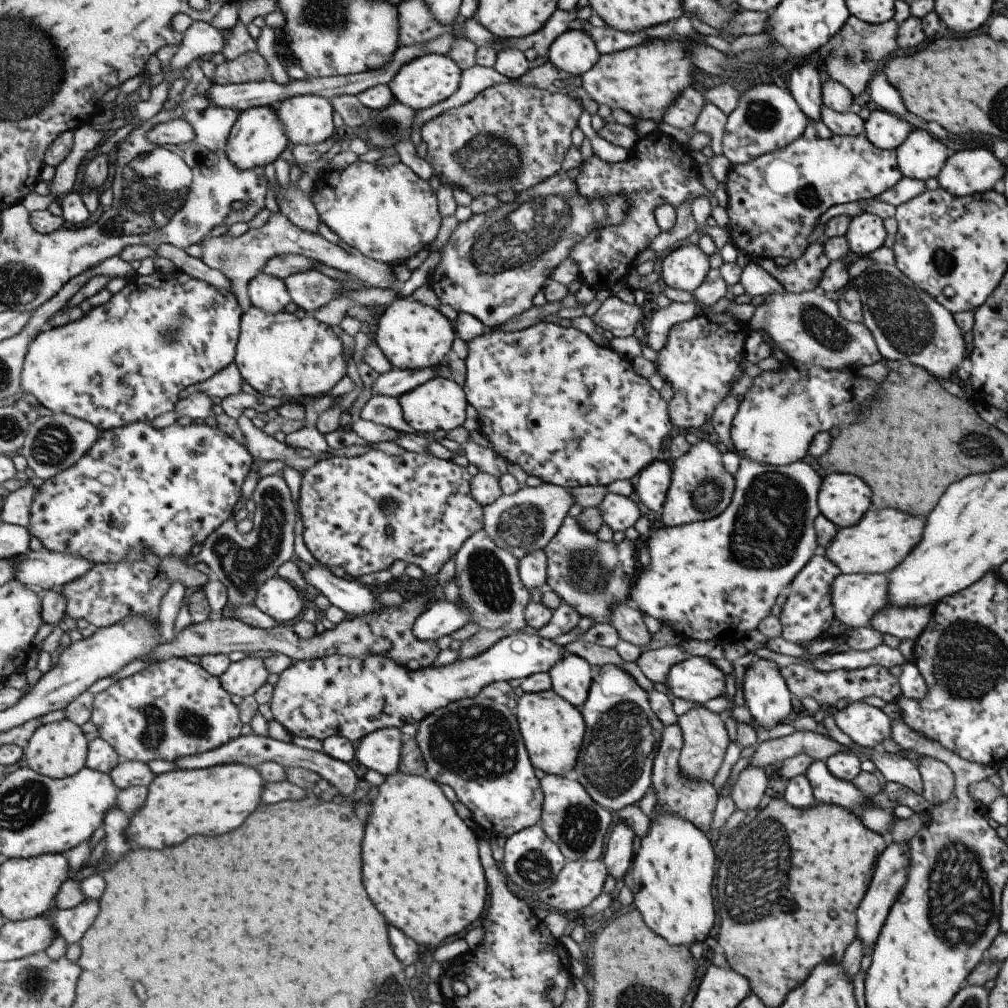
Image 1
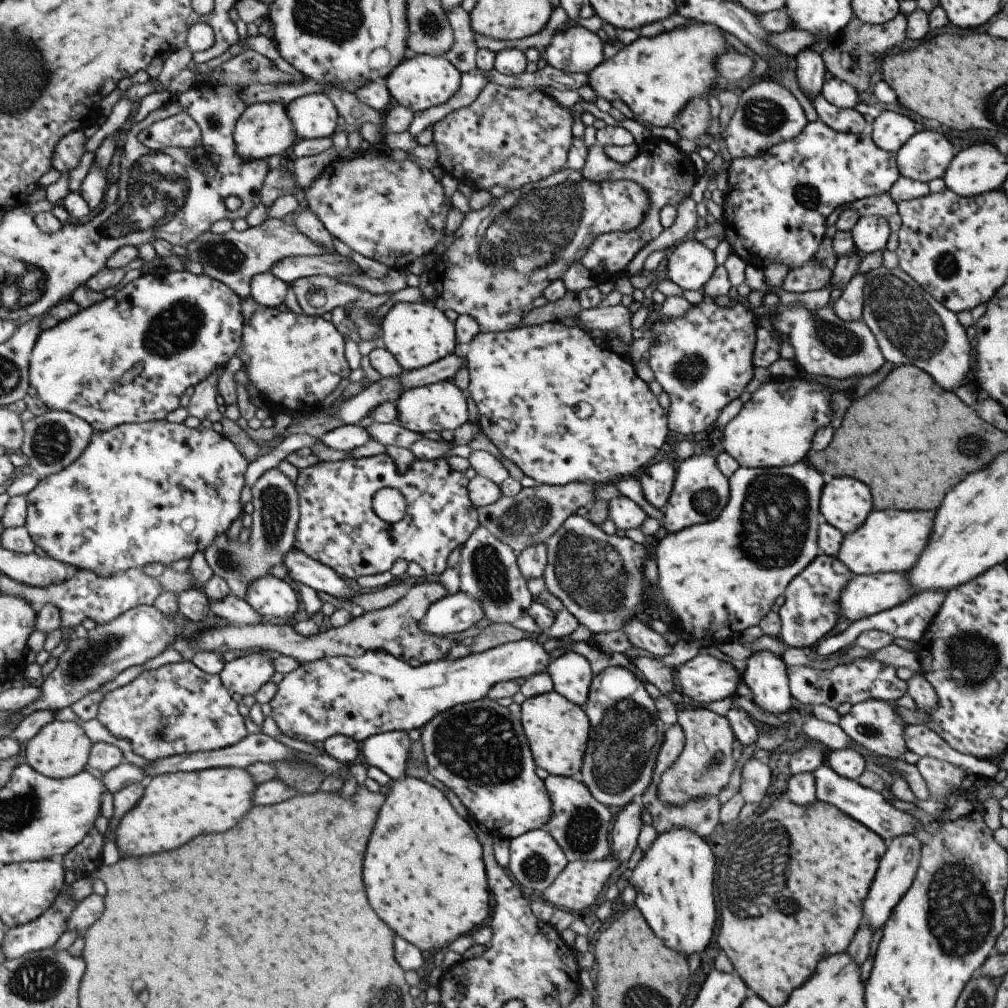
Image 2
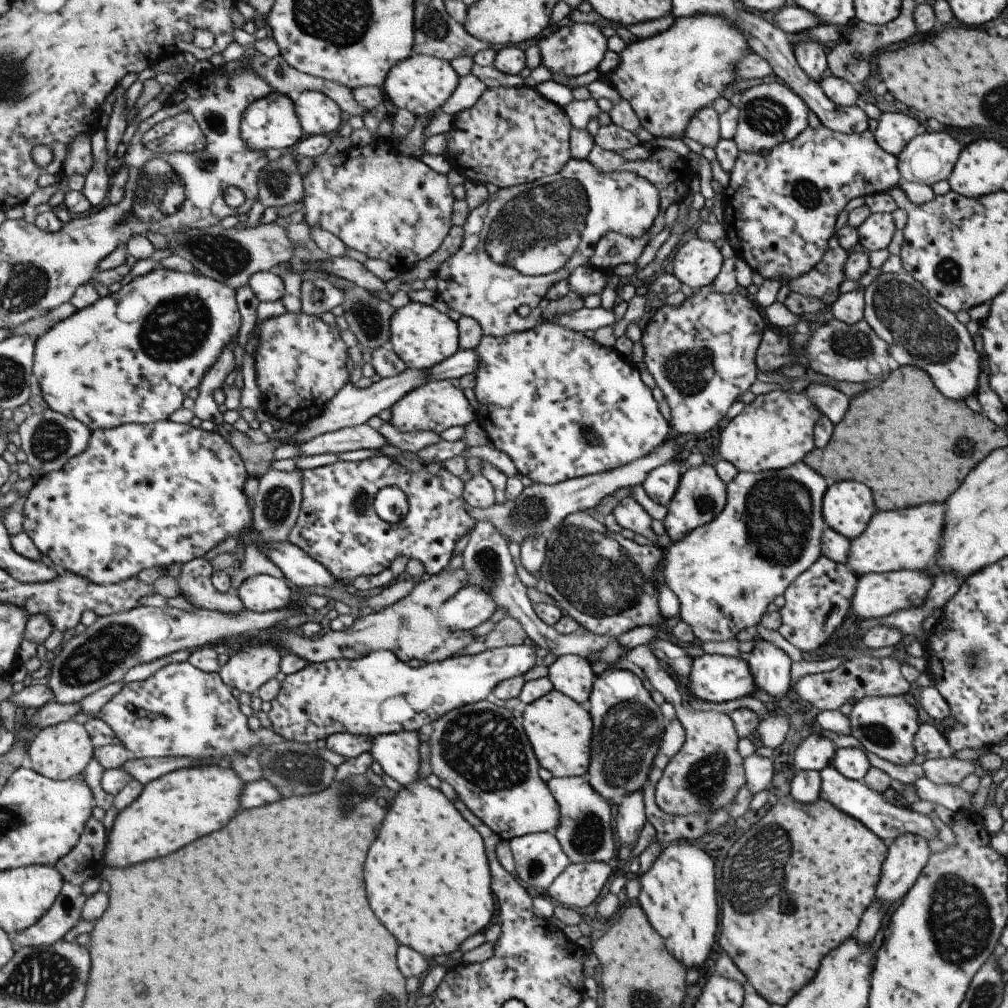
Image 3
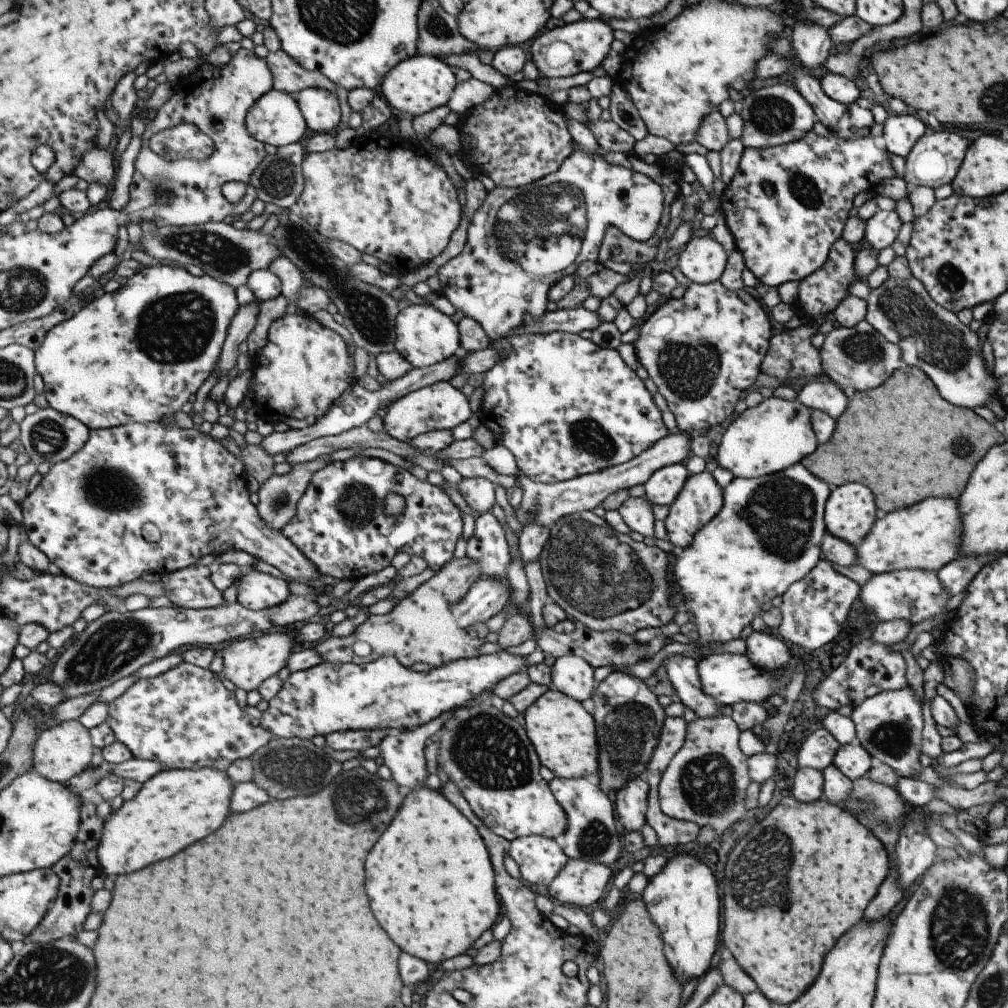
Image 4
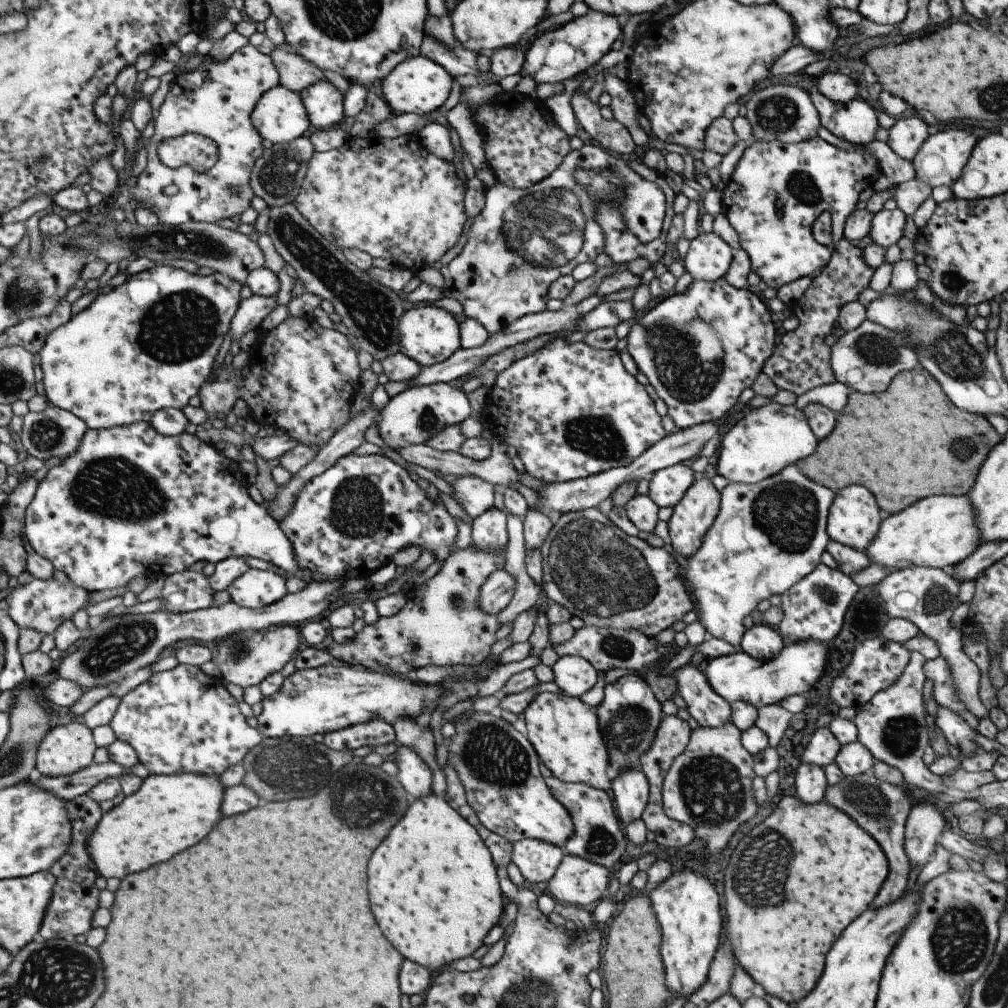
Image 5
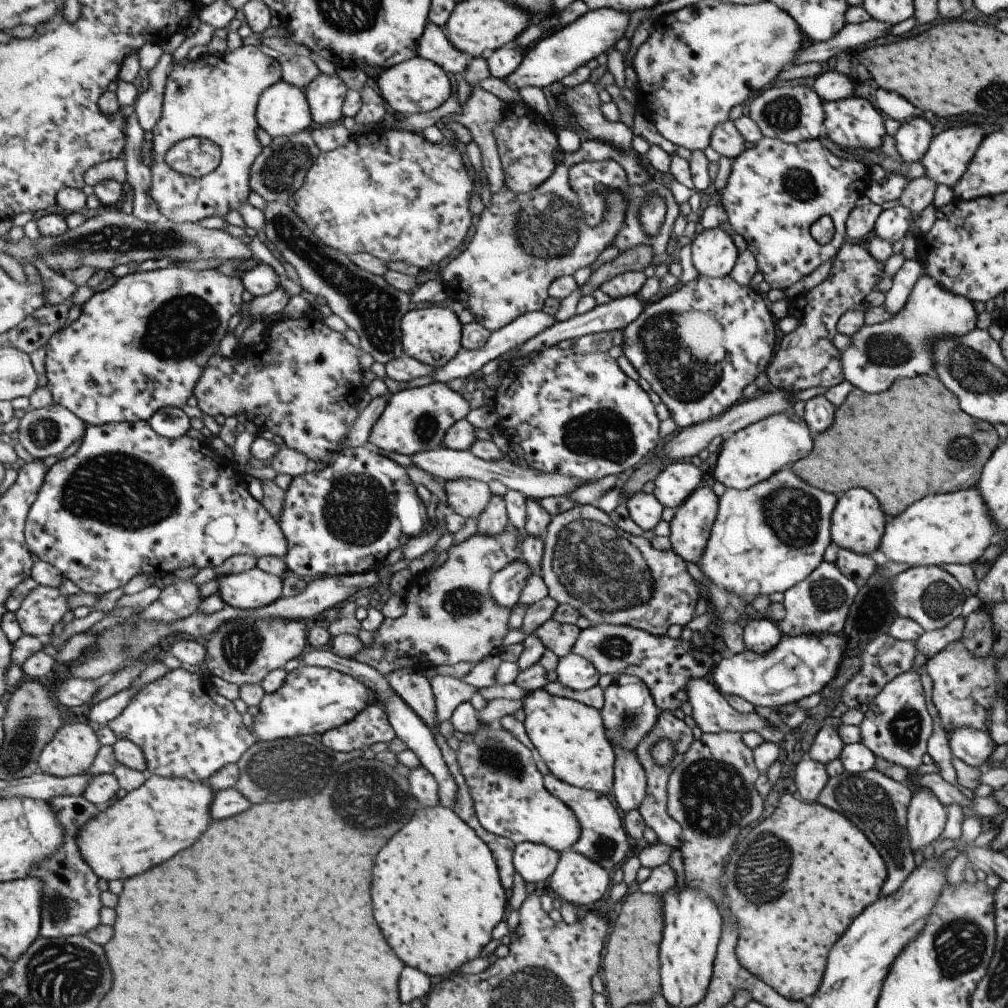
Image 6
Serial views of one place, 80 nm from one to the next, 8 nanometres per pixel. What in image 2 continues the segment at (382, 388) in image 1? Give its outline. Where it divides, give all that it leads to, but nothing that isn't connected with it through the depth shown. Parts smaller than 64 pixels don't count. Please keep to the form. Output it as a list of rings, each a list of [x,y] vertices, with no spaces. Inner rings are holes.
[[[455,353],[440,358],[437,362],[428,364],[420,369],[404,371],[398,381],[405,389],[425,386],[444,380],[453,380],[453,375],[459,368],[465,367],[466,360]]]

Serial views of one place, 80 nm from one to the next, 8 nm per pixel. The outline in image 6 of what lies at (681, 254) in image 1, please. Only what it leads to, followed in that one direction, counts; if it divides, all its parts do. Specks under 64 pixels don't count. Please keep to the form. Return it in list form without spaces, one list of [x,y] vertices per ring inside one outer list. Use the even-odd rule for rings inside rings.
[[[718,227],[699,232],[690,246],[693,268],[705,278],[728,276],[737,259],[731,236]]]

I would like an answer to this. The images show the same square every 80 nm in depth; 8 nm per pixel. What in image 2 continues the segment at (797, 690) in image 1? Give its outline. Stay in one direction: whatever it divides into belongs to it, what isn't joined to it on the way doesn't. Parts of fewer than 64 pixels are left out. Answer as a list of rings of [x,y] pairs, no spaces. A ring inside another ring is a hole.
[[[866,659],[841,663],[830,669],[792,666],[786,668],[788,687],[793,697],[806,705],[825,705],[836,709],[841,702],[854,705],[867,699],[897,700],[906,692],[906,682],[895,675],[896,667],[887,663]]]

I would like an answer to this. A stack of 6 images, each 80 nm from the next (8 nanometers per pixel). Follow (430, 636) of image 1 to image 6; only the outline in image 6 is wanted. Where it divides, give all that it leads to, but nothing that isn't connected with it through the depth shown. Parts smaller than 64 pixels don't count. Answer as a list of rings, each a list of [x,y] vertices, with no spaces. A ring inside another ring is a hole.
[[[522,559],[509,562],[502,570],[495,572],[489,582],[489,598],[493,604],[507,609],[514,606],[529,575],[531,570]]]

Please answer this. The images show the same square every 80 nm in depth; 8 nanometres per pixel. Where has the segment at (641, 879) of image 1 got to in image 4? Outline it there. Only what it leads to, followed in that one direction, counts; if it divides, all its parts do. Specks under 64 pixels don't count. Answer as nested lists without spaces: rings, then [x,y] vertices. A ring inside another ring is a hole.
[[[678,854],[652,878],[648,879],[641,900],[650,919],[659,928],[663,956],[675,980],[683,985],[687,980],[699,980],[708,970],[719,934],[719,898],[711,870],[694,856]]]

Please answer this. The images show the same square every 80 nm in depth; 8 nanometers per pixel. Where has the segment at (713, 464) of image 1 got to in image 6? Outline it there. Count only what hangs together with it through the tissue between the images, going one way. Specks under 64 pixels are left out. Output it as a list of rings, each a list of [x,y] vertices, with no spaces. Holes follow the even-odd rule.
[[[697,486],[675,510],[669,522],[669,542],[674,554],[695,563],[705,549],[711,524],[717,517],[718,498],[711,487]]]

